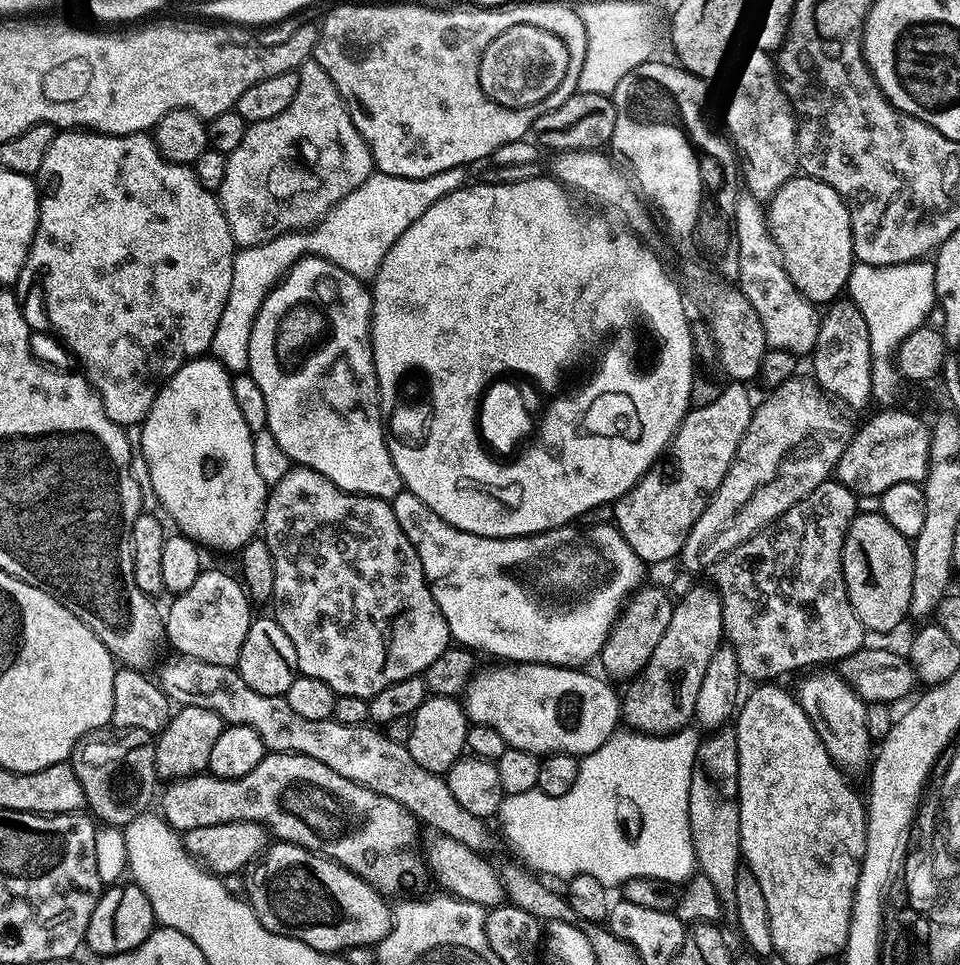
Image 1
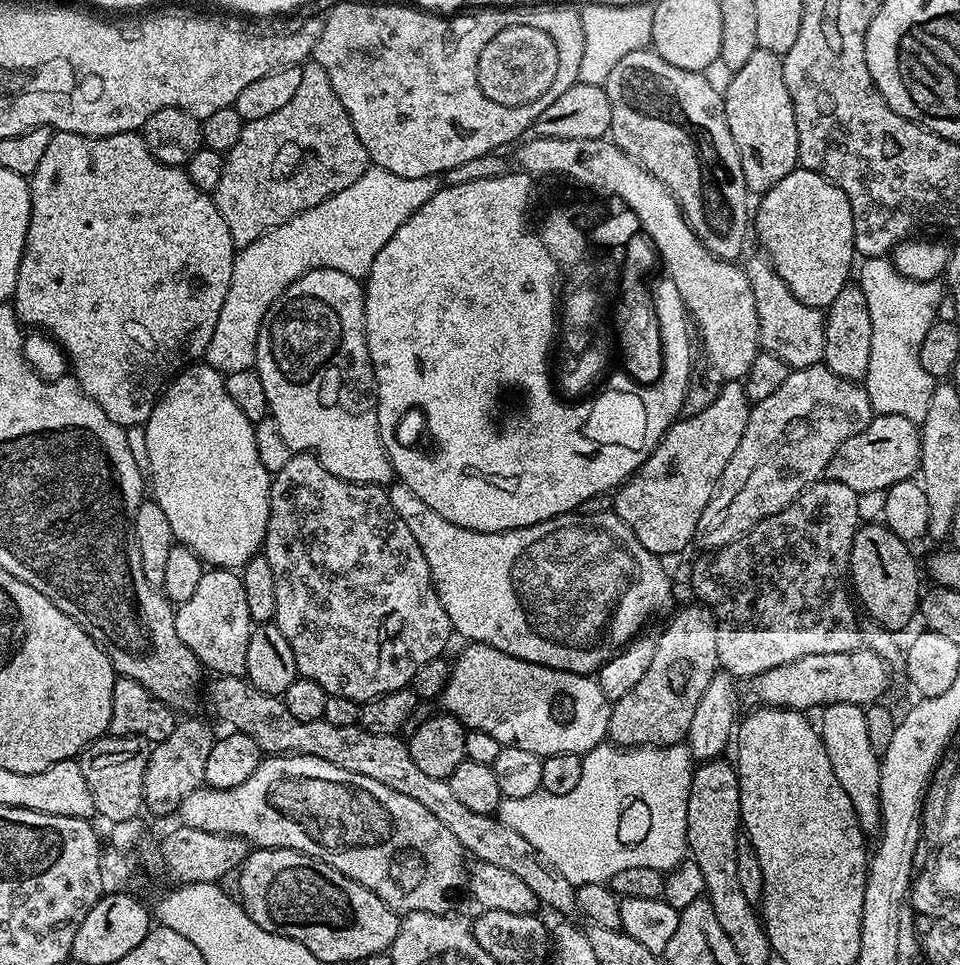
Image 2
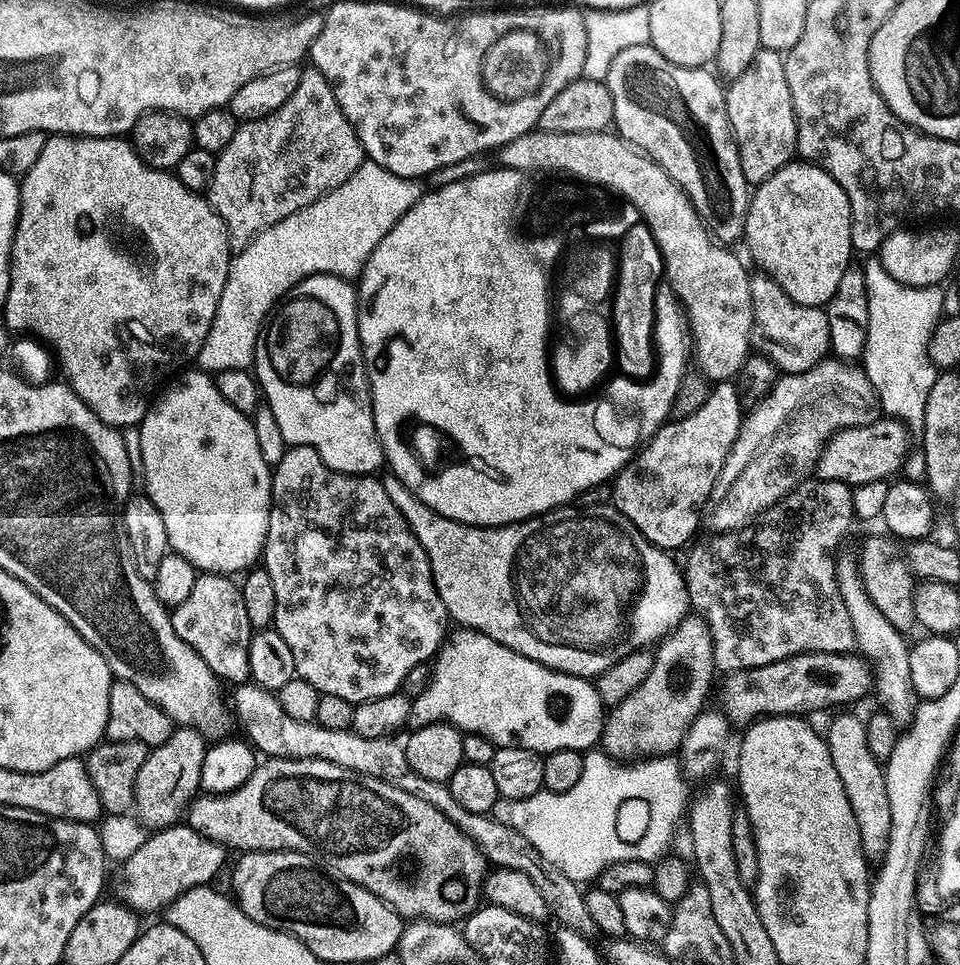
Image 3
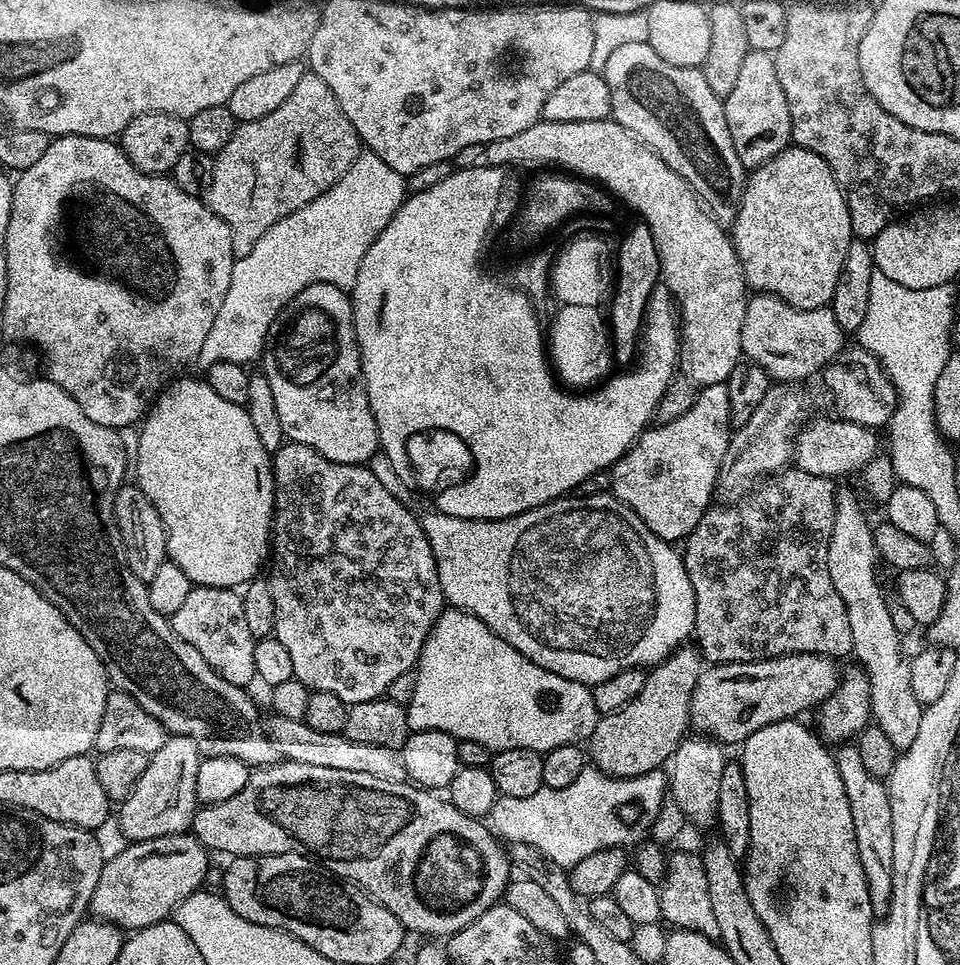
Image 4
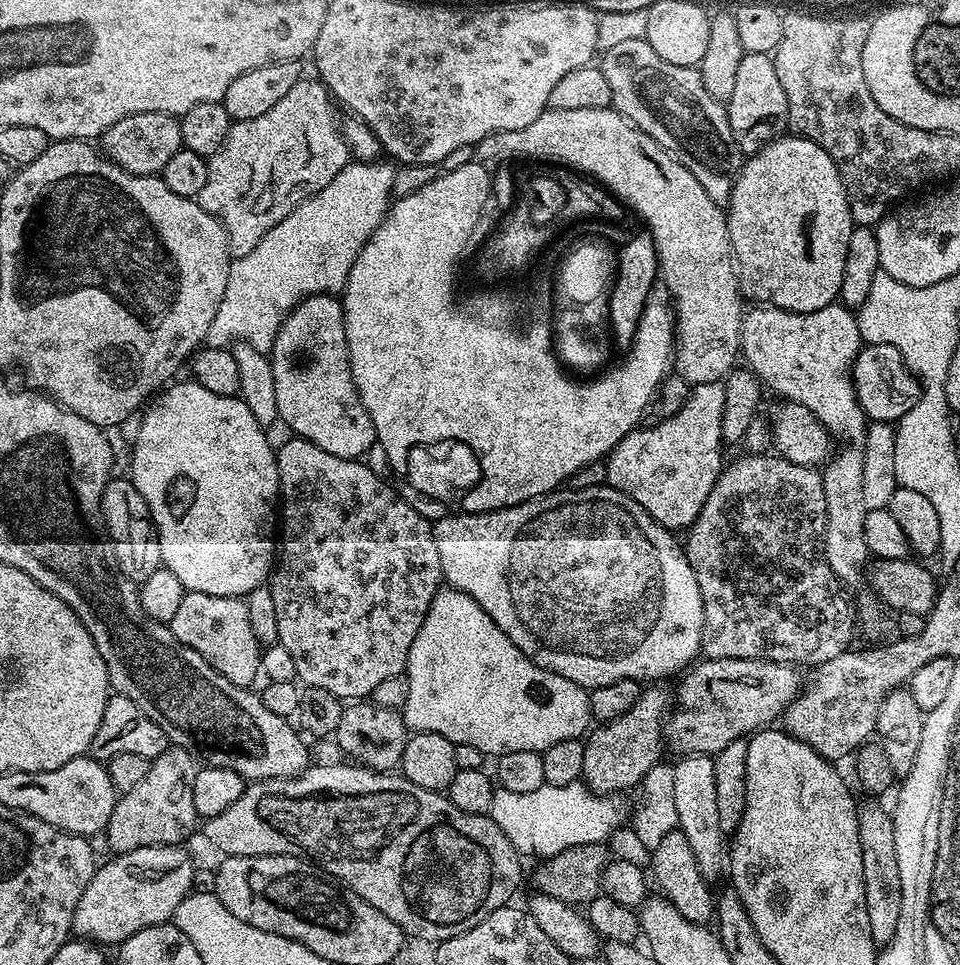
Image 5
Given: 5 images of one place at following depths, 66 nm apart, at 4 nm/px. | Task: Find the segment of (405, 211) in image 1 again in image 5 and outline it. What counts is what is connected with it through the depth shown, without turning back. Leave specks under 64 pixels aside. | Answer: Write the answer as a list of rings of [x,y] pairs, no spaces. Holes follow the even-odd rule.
[[[352,160],[342,170],[338,170],[338,174],[330,178],[330,183],[318,190],[318,194],[302,202],[294,214],[286,214],[286,218],[282,218],[274,230],[267,232],[262,242],[258,242],[258,246],[246,254],[246,258],[232,261],[230,278],[226,278],[226,294],[222,294],[218,314],[214,314],[214,322],[210,322],[207,347],[228,348],[233,342],[243,342],[254,346],[254,350],[259,352],[271,353],[272,343],[284,325],[284,319],[307,296],[343,293],[350,266],[354,266],[354,258],[358,258],[362,246],[366,246],[374,230],[378,230],[394,200],[397,169],[391,163],[380,163],[376,160]]]

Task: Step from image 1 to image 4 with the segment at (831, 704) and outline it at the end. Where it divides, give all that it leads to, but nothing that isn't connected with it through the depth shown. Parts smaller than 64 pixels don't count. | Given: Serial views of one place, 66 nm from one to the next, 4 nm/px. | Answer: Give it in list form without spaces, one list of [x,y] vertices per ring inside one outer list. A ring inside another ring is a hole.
[[[848,742],[837,747],[834,755],[842,786],[846,786],[850,818],[853,819],[855,842],[858,845],[858,858],[861,859],[870,892],[871,908],[873,913],[883,914],[888,911],[889,900],[893,894],[894,868],[894,826],[887,785],[884,780],[874,778],[874,774],[866,770],[862,763],[862,754],[858,754],[855,743]]]

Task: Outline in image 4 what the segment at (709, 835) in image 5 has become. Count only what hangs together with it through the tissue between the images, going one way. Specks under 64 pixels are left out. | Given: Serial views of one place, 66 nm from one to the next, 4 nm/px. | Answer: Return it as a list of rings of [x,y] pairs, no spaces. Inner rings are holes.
[[[705,736],[693,737],[685,737],[669,761],[668,788],[671,803],[676,804],[685,818],[691,823],[693,820],[700,828],[708,828],[716,824],[719,783],[728,760],[722,744]]]

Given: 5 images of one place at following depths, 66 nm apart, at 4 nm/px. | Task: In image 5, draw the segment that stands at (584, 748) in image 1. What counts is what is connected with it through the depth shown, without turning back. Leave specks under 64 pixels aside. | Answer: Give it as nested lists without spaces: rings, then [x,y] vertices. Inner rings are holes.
[[[451,586],[441,587],[434,598],[434,602],[430,602],[430,610],[414,638],[414,646],[410,646],[408,651],[406,673],[409,680],[409,697],[406,698],[406,704],[402,711],[404,721],[408,724],[409,729],[412,732],[442,734],[442,738],[446,738],[455,745],[475,746],[477,750],[482,750],[485,757],[488,758],[499,758],[514,750],[534,750],[542,753],[550,746],[554,746],[554,742],[581,739],[593,723],[592,711],[588,705],[588,692],[585,689],[578,687],[574,682],[570,682],[570,678],[562,678],[558,674],[535,664],[526,654],[522,654],[522,650],[518,650],[518,646],[514,646],[514,642],[510,642],[510,638],[497,626],[494,618],[490,618],[490,614],[486,614],[486,610],[482,610],[482,606],[478,606],[478,602],[474,602],[474,598],[470,598],[470,594],[459,592]]]

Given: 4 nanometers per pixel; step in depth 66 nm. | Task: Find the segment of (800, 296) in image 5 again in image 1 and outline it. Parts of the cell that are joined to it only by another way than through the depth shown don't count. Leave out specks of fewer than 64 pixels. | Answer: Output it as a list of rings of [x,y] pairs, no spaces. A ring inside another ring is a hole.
[[[797,174],[774,193],[766,204],[766,219],[772,232],[772,242],[780,252],[790,282],[807,300],[817,306],[827,306],[847,289],[848,275],[852,272],[852,223],[846,201],[826,182]]]

